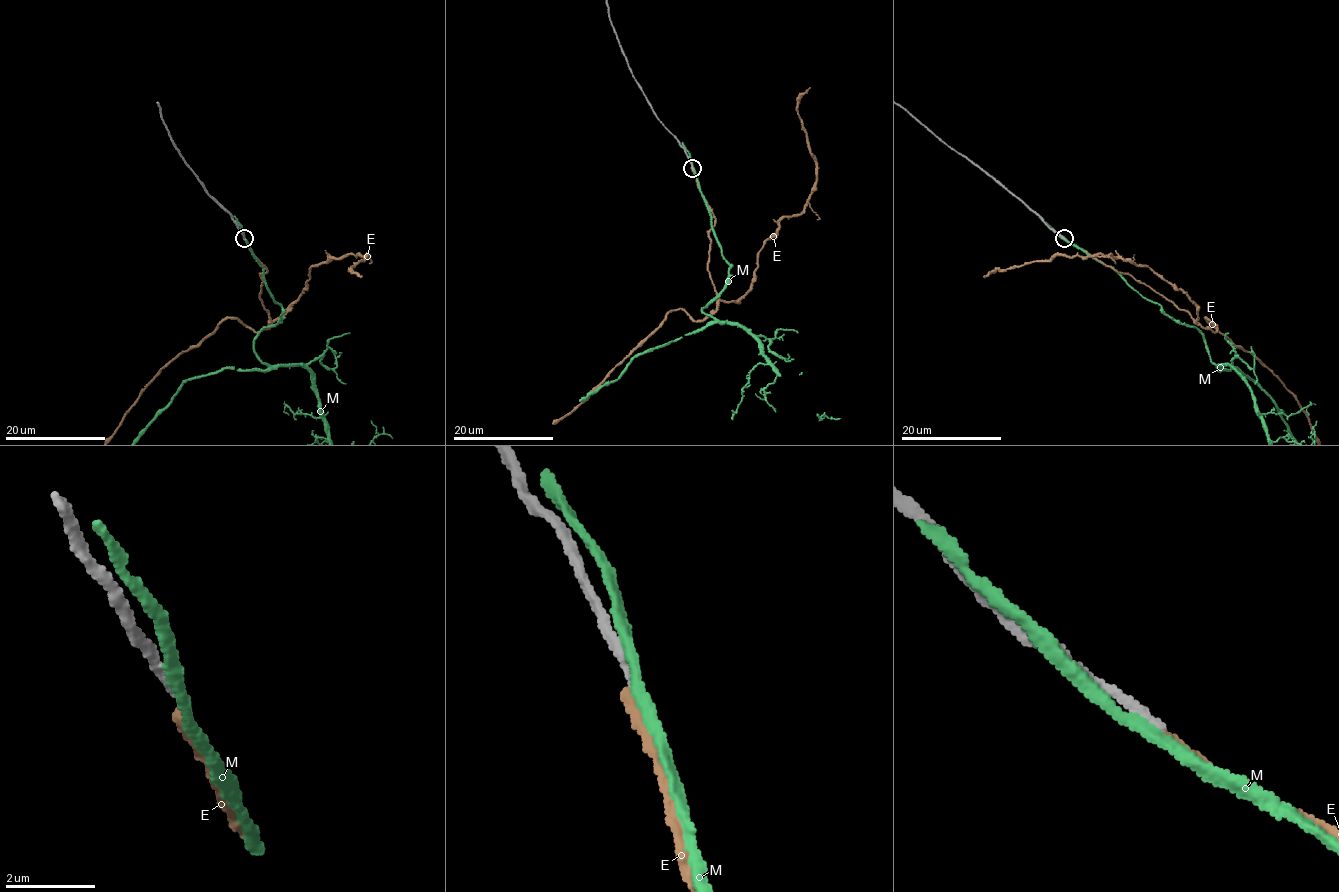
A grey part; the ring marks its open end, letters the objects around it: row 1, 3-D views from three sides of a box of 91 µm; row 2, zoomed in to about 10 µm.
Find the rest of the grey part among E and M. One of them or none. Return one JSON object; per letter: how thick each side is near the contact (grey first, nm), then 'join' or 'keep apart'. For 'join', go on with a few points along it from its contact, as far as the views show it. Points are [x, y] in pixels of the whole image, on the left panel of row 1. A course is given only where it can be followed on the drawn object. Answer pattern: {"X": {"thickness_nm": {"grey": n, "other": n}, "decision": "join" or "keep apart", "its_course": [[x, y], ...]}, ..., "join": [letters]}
{"E": {"thickness_nm": {"grey": 240, "other": 240}, "decision": "keep apart"}, "M": {"thickness_nm": {"grey": 200, "other": 280}, "decision": "keep apart"}, "join": []}

